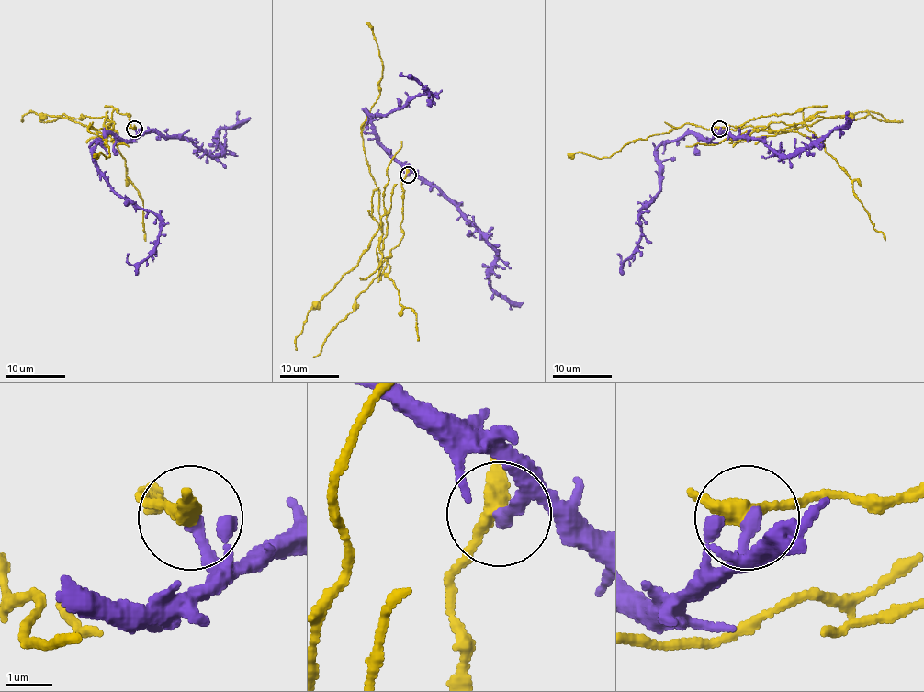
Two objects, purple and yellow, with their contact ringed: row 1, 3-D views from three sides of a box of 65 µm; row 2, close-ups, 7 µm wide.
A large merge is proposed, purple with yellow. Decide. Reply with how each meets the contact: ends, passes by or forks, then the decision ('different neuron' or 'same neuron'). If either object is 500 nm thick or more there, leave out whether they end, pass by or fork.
purple ends; yellow passes by; different neuron

